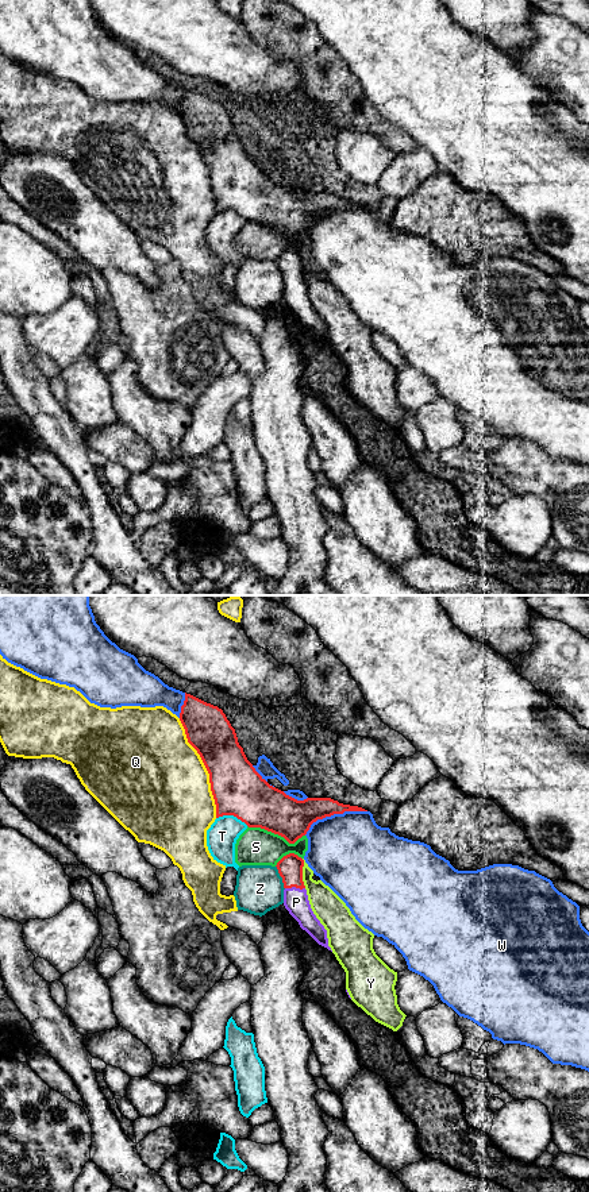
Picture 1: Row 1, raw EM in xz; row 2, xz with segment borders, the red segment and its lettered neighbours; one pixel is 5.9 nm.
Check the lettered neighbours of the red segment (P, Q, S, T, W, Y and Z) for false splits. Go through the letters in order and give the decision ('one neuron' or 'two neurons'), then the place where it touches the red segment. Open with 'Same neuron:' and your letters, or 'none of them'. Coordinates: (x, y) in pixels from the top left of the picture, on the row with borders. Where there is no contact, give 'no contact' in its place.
Same neuron: P
P: one neuron; meets red in xz at (295, 886)
Q: two neurons; meets red in xz at (206, 767)
S: two neurons; meets red in xz at (276, 833)
T: two neurons; meets red in xz at (233, 814)
W: two neurons; meets red in xz at (334, 813)
Y: two neurons; meets red in xz at (301, 874)
Z: two neurons; meets red in xz at (281, 876)

